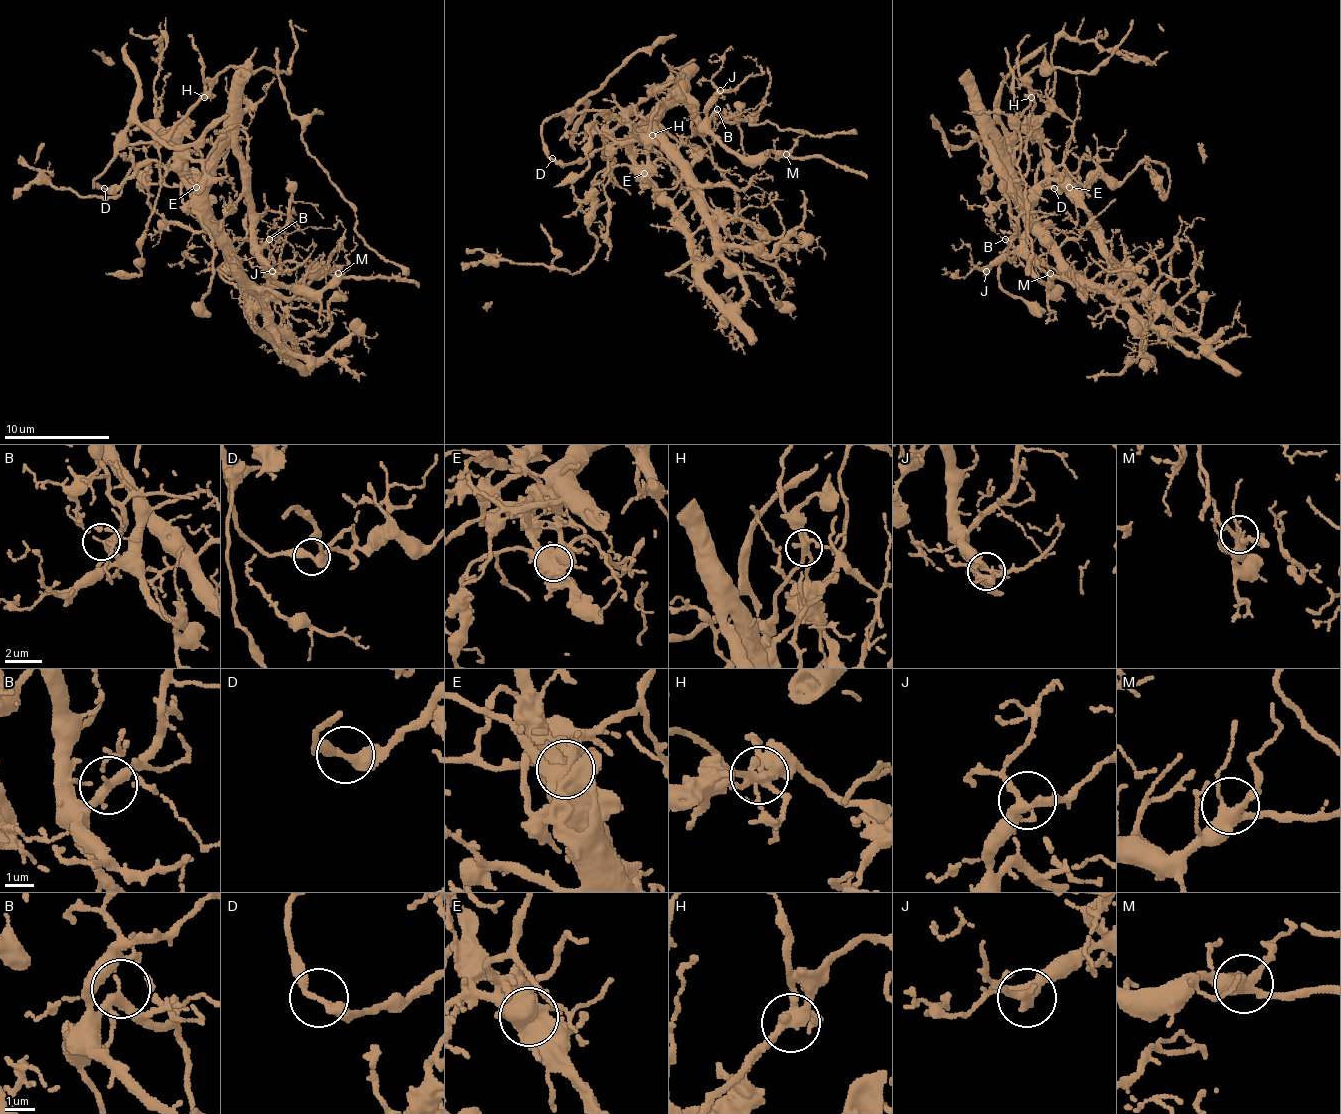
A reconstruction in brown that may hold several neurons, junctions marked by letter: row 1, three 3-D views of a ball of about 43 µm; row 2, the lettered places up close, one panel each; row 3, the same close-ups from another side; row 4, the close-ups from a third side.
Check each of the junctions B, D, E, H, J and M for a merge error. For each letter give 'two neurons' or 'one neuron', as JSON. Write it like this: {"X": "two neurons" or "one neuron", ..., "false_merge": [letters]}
{"B": "one neuron", "D": "two neurons", "E": "two neurons", "H": "two neurons", "J": "one neuron", "M": "one neuron", "false_merge": ["D", "E", "H"]}

